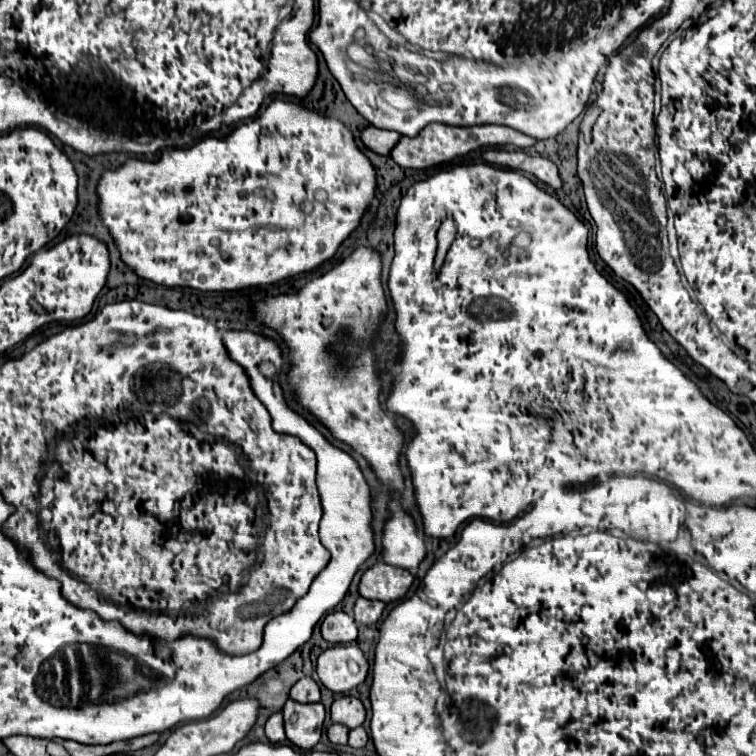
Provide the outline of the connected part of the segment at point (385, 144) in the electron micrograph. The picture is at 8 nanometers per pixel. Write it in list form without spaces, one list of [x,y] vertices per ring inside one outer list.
[[[366,126],[360,132],[360,140],[368,150],[386,156],[394,148],[394,144],[400,140],[400,134],[396,134],[392,130],[380,130],[374,126]]]

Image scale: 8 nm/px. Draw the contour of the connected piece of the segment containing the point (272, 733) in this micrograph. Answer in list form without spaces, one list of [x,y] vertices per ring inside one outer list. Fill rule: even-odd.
[[[276,712],[268,718],[266,722],[266,736],[268,736],[268,742],[272,744],[282,744],[286,742],[286,734],[284,734],[284,724],[282,724],[282,714]]]

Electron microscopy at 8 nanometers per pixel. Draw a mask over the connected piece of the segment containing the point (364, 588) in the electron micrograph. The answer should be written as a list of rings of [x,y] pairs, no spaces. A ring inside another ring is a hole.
[[[378,562],[362,574],[360,596],[380,602],[394,602],[406,596],[412,582],[414,576],[408,570]]]

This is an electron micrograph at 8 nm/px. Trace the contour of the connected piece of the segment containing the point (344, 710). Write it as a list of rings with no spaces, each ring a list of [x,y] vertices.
[[[340,696],[334,700],[330,708],[330,720],[336,724],[344,724],[346,728],[362,726],[366,718],[366,710],[356,696]]]

